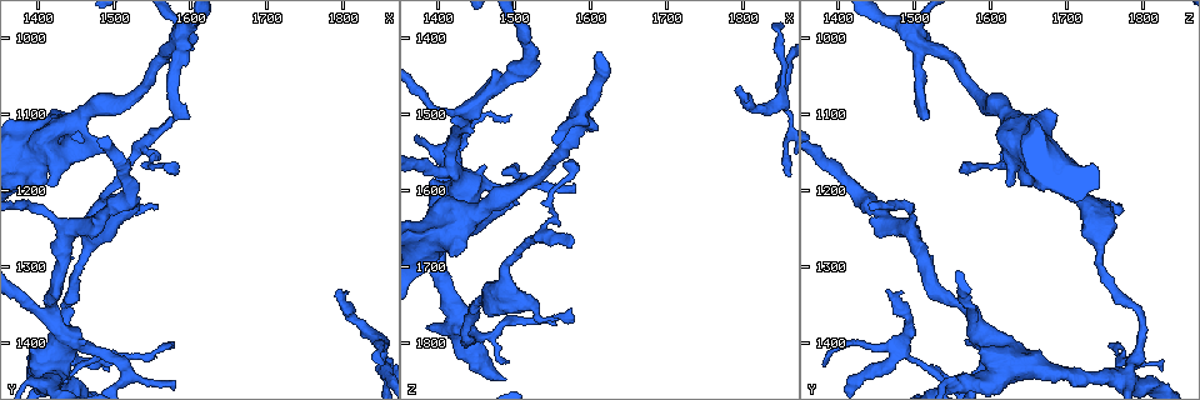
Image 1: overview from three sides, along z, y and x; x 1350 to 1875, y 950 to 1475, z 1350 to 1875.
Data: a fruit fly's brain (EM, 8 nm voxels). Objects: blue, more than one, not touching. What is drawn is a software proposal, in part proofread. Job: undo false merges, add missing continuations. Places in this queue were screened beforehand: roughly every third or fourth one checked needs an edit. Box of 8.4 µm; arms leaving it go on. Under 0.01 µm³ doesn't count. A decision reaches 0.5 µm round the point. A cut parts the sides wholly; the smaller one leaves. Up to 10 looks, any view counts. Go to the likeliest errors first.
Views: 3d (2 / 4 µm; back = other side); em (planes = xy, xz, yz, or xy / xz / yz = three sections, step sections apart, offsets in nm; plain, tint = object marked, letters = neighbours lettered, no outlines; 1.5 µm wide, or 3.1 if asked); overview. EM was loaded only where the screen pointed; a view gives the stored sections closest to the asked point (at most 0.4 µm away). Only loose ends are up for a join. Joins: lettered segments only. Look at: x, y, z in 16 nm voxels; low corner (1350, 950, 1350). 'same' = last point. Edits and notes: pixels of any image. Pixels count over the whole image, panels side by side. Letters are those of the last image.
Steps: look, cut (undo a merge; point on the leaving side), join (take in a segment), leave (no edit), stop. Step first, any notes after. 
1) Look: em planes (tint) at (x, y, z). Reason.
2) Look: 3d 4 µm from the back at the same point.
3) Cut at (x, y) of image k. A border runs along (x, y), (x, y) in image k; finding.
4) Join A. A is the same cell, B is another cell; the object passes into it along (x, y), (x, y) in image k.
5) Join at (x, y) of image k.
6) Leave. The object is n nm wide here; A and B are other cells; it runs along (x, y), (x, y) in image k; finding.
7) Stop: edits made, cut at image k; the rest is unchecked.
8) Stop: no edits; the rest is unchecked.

Look: 3d 4 µm at (1490, 1435, 1825). Thin end.

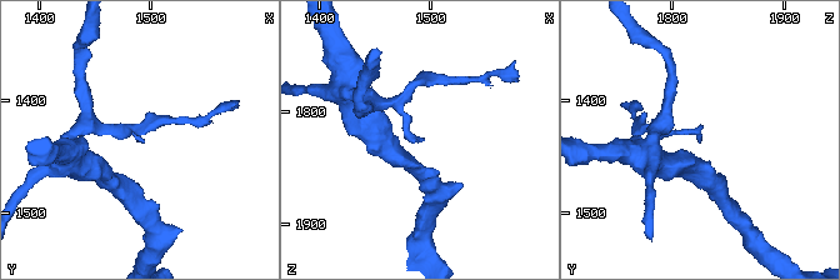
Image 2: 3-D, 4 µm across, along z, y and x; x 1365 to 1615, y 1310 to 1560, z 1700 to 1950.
Look: em planes (letters) at (1494, 1436, 1824). Shape alone is not enough.

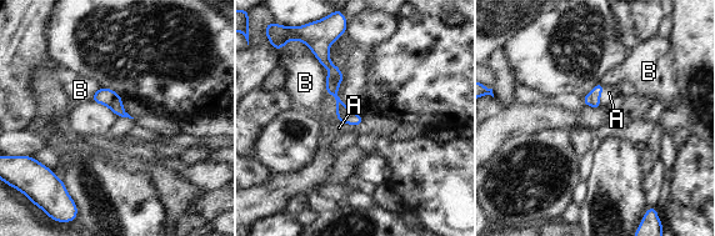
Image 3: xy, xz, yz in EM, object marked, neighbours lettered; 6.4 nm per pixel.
Join A. A is the same cell, B is another cell; the object passes into it along (345, 115), (350, 124), (339, 127) in image 3; the neuron continues.

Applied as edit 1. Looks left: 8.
Look: overview. Redraw.

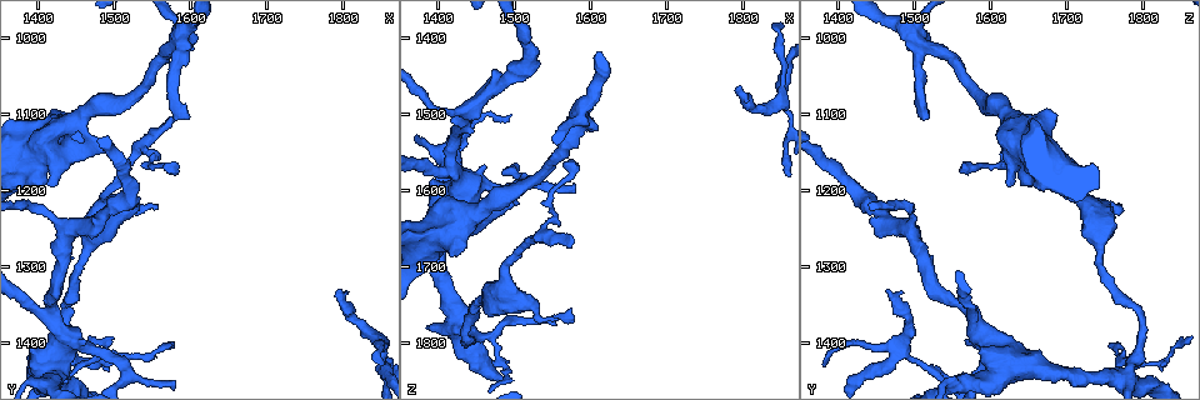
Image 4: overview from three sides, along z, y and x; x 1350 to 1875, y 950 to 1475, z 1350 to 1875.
Look: em planes (letters) at (1595, 1110, 1510). Branch stops here.

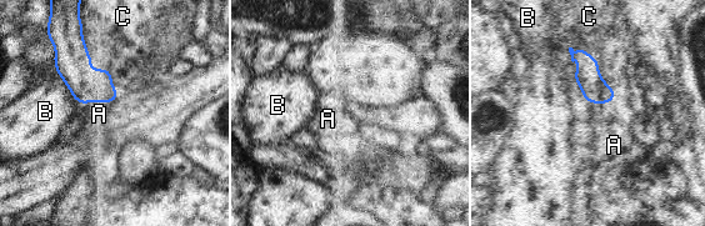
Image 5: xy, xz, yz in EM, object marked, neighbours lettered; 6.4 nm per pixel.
Join A. A is the same cell, B and C are other cells; the object passes into it along (86, 84), (96, 101), (99, 114) in image 5; the neuron continues.

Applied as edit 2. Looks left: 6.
Look: overview.

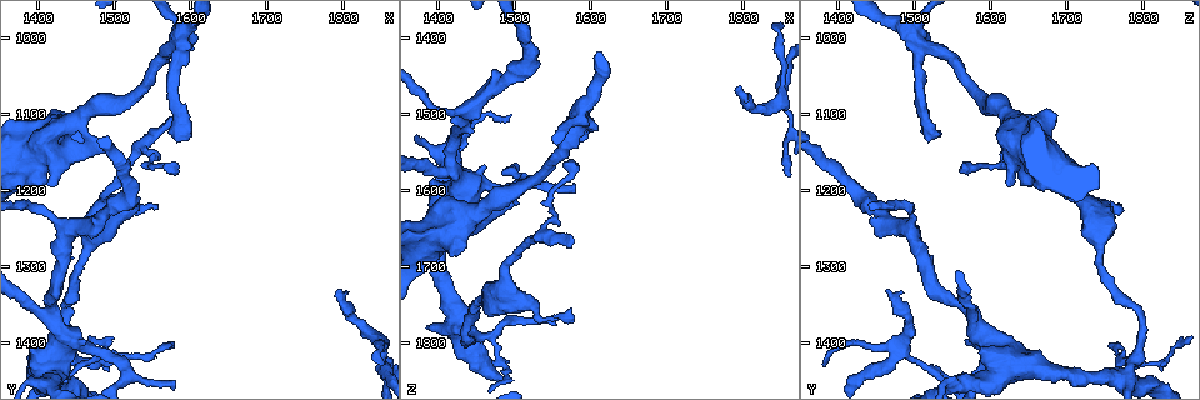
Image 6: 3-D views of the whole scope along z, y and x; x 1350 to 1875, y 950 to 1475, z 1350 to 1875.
Look: em planes (letters) at (1800, 1330, 1465). Free end.

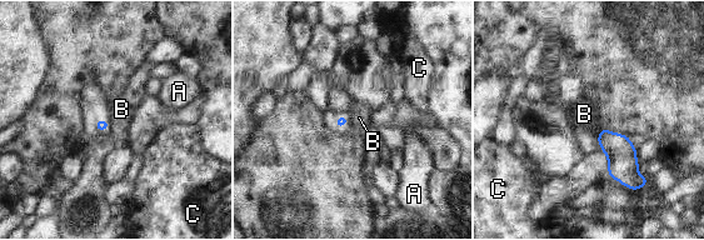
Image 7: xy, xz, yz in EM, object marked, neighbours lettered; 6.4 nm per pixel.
Leave. A, B and C are other cells; a border runs along (603, 126), (595, 136) in image 7; none of them fits.

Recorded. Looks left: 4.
Look: em yz step 8 (letters) at (1570, 1110, 1675). Branch stops here.

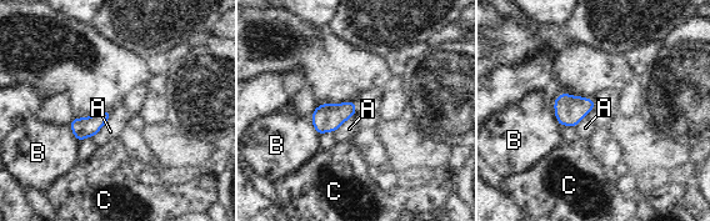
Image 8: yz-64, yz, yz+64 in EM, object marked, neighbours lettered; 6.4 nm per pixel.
Look: em planes (letters) at the same point.

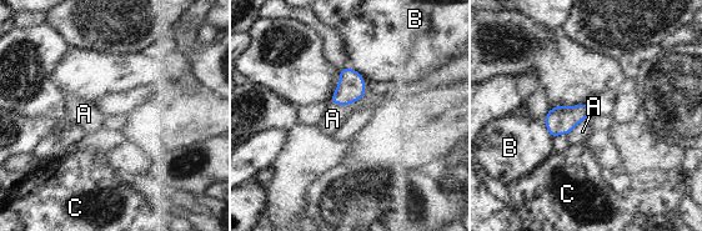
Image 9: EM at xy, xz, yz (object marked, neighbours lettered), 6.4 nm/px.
Leave. The object is 160 nm wide here; A, B and C are other cells; a border runs along (366, 91), (350, 104), (332, 104) in image 9; no lettered segment goes on from it.

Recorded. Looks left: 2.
Stop: edits made, join at image 3, join at image 5; the rest is unchecked.

